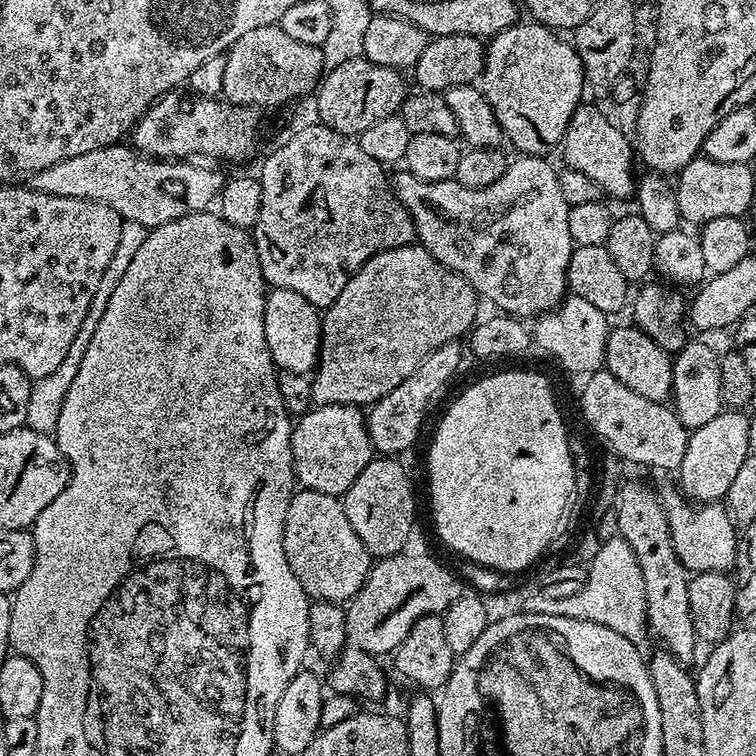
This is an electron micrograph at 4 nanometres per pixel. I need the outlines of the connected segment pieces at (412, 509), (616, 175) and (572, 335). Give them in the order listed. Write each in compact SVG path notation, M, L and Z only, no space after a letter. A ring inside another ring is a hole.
M374 458L354 478L354 486L344 493L344 509L356 532L362 537L373 557L395 556L409 546L412 527L416 524L416 492L408 472L396 458Z
M581 102L577 106L568 133L562 141L564 148L564 164L574 170L582 170L589 178L598 182L601 193L617 196L624 200L632 196L638 188L637 173L632 173L632 148L633 141L599 108L596 104ZM629 140L629 141L628 141Z
M575 294L560 301L560 307L544 313L534 324L534 340L544 352L549 352L568 372L591 374L605 367L610 333L609 317L594 302Z

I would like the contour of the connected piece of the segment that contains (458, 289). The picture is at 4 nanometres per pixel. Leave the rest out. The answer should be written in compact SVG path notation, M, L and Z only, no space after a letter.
M419 242L398 246L390 250L382 250L378 254L374 254L352 275L350 282L346 282L342 294L338 294L338 298L334 298L331 306L323 309L320 363L316 365L314 375L311 377L313 405L354 404L357 406L371 406L375 404L377 400L381 400L386 394L390 394L390 390L394 390L394 386L402 386L402 382L406 382L406 378L410 378L410 374L414 374L414 370L418 370L418 366L431 352L438 350L444 344L459 341L461 339L459 336L464 331L465 335L477 323L478 317L481 315L481 313L479 314L480 304L482 305L482 300L476 287L466 277L459 276L457 272L434 259L424 249L424 245Z

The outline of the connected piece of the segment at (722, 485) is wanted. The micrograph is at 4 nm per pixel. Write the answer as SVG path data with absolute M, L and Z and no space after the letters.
M725 410L718 414L718 418L706 422L706 426L691 429L686 458L682 458L678 475L685 488L683 491L693 501L720 502L727 497L742 462L746 462L750 455L749 417L749 413L744 410Z

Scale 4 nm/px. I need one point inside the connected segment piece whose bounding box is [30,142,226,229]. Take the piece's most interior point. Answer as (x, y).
(148, 191)

